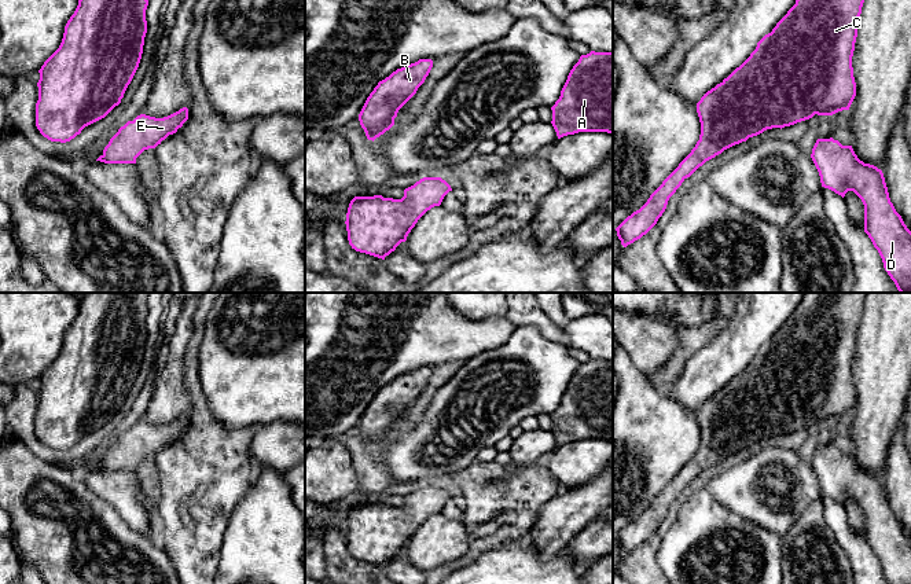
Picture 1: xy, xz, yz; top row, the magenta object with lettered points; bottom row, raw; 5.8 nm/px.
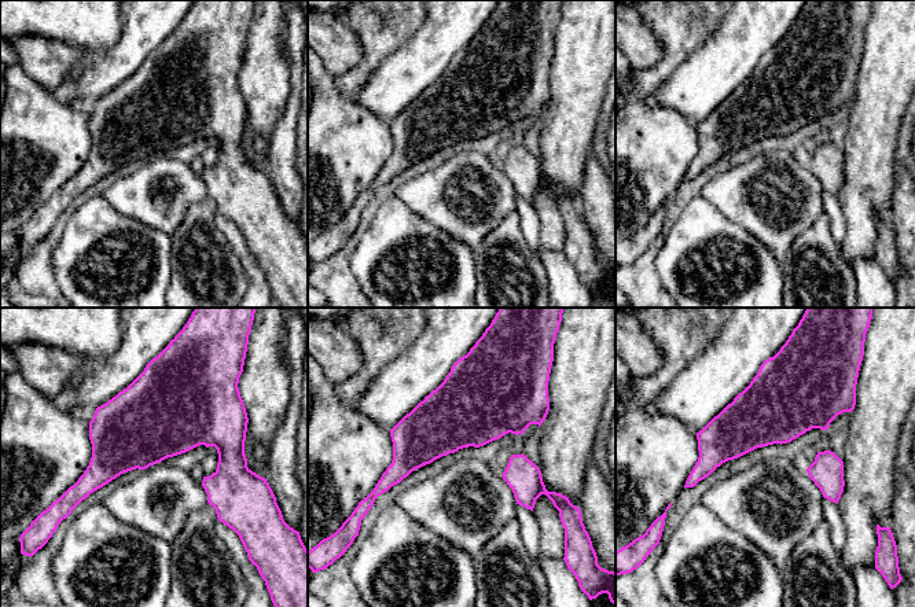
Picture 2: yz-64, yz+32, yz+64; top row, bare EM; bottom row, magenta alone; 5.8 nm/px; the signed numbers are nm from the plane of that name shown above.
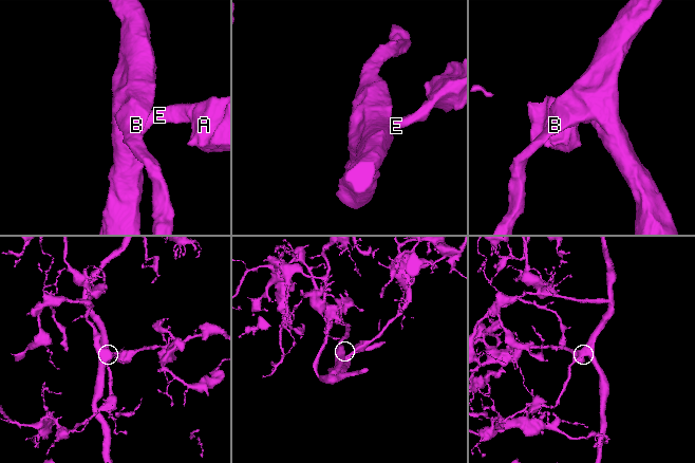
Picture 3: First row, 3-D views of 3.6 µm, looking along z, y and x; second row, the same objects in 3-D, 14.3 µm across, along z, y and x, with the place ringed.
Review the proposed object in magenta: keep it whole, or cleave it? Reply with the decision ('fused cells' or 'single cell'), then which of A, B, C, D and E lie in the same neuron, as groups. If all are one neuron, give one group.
single cell; groups A B C D E

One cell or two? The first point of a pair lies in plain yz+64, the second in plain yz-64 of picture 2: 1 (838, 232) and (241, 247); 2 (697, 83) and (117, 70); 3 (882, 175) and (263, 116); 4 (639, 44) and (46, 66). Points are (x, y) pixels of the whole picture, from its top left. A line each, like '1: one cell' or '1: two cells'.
1: one cell
2: one cell
3: one cell
4: one cell

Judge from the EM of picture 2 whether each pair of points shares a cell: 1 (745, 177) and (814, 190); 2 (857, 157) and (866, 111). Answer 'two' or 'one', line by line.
1: one
2: one

